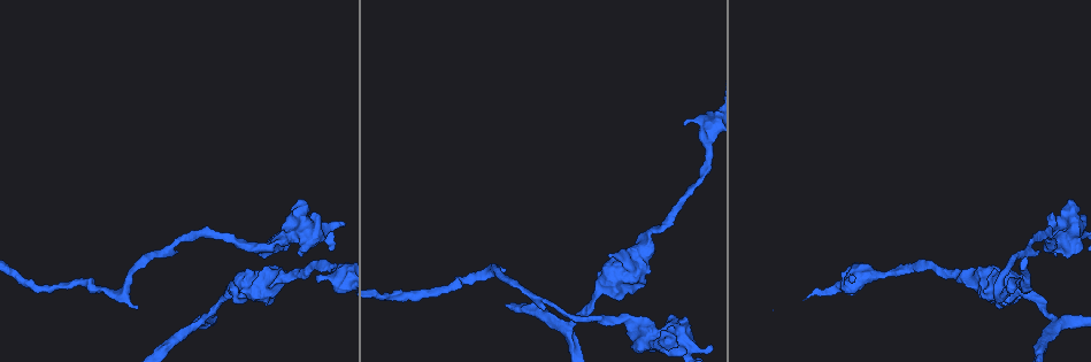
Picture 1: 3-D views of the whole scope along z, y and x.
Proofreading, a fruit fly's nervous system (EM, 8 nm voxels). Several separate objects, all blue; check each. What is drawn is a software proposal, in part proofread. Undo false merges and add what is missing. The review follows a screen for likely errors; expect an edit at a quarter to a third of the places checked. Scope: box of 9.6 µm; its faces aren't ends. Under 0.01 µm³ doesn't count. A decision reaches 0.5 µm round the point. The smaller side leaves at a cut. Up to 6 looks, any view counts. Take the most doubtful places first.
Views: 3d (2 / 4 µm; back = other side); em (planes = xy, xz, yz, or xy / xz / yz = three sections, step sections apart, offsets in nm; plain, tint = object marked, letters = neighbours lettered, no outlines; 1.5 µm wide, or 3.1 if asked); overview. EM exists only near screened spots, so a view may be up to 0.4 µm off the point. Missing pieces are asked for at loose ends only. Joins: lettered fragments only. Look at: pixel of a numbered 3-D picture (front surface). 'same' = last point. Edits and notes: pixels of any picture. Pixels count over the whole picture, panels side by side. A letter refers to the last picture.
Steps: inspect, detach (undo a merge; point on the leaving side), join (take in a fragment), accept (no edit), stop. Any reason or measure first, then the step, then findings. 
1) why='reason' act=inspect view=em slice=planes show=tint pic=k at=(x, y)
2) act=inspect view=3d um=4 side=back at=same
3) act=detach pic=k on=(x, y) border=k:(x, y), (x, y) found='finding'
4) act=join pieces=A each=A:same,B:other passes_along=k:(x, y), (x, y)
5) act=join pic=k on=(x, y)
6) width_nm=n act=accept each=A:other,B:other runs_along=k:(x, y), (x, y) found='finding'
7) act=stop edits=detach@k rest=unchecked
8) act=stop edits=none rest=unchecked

why='free end' act=inspect view=em slice=yz step=8 show=letters pic=1 at=(138, 306)

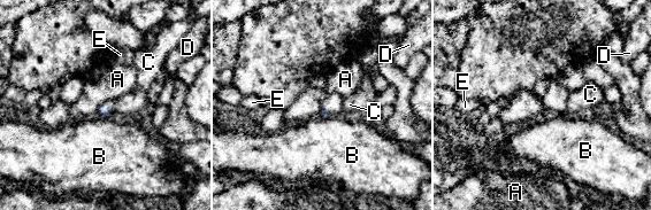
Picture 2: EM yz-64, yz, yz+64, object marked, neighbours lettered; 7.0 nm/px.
act=inspect view=em slice=planes show=letters at=same

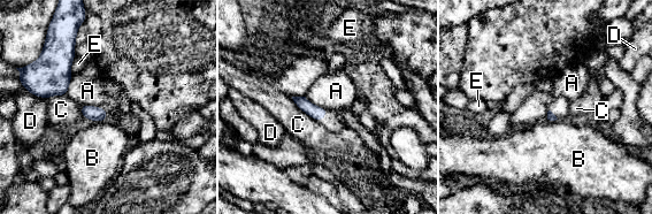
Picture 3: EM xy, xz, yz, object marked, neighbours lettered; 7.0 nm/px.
act=accept each=A:other,B:other,C:other,D:other,E:other border=3:(305, 97), (315, 105), (328, 108) found='no lettered fragment goes on from it'

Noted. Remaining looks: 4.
act=inspect view=3d um=4 pic=1 at=(684, 124)

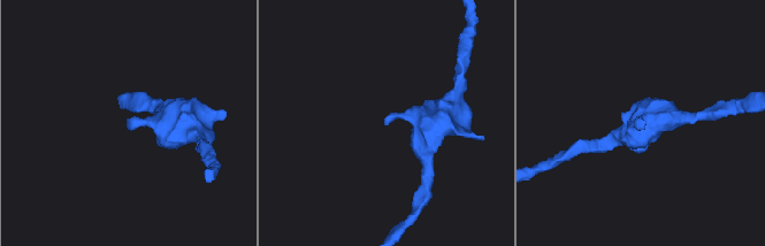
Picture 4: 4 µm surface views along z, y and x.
act=inspect view=em slice=xy step=4 show=tint pic=4 at=(129, 128)

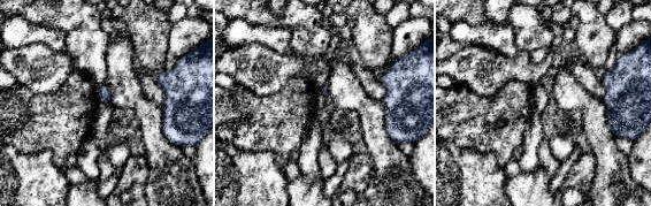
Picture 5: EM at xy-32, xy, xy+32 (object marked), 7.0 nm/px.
act=inspect view=em slice=planes show=letters at=same

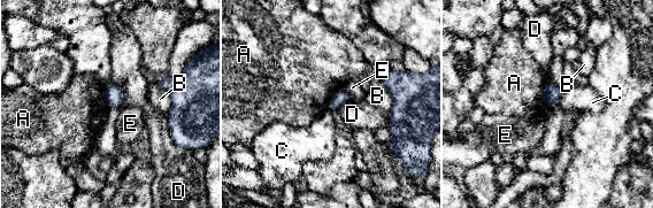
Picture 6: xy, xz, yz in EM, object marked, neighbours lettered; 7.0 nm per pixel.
act=accept each=A:other,B:other,C:other,D:other,E:other border=6:(545, 82), (543, 98), (548, 106) found='none of them fits'

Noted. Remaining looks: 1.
act=stop edits=none rest=unchecked

